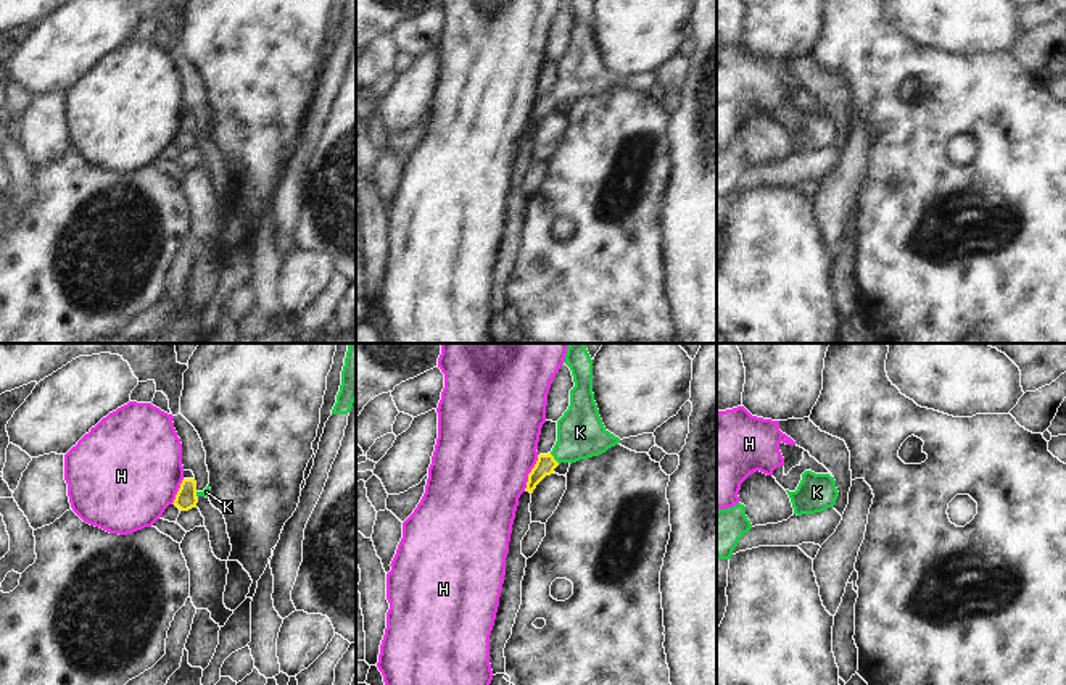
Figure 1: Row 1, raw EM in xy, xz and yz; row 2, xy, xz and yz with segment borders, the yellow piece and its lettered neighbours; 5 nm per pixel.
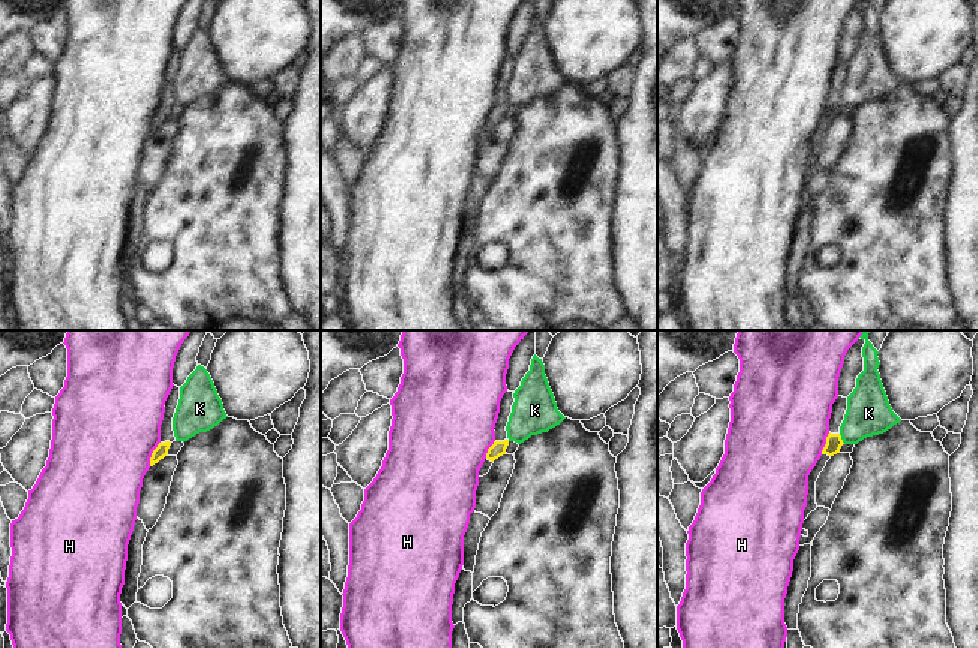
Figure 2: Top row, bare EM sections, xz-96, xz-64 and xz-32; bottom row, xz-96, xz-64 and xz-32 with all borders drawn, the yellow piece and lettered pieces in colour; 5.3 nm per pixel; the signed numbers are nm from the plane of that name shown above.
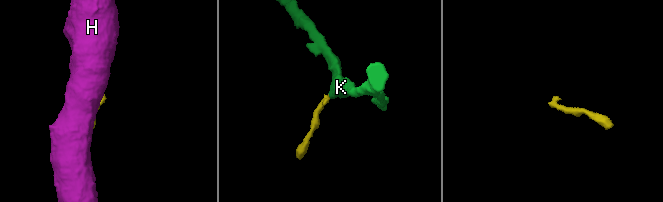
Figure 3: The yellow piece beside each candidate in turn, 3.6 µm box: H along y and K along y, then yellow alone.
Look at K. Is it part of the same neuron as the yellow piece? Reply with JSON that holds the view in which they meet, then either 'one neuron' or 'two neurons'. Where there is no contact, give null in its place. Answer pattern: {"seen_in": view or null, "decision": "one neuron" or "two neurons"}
{"seen_in": "xz", "decision": "one neuron"}

